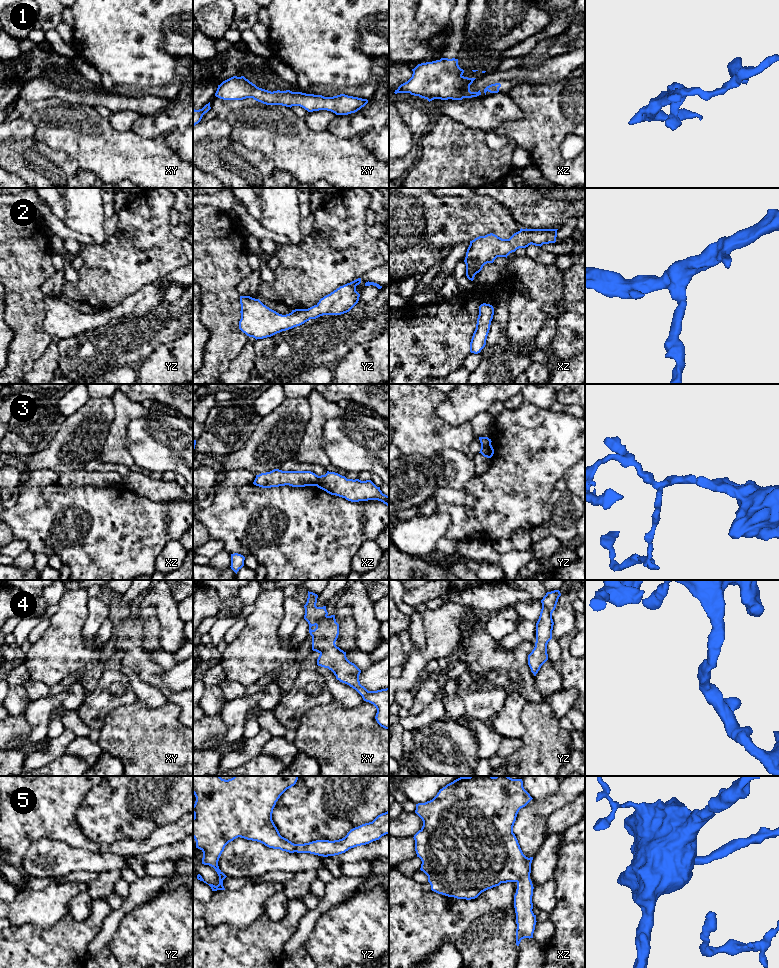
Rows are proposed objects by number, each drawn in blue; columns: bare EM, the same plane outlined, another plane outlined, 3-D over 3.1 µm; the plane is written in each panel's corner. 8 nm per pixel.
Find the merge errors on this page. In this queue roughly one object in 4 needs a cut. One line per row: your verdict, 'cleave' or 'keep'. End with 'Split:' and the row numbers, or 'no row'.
1: keep
2: keep
3: cleave
4: keep
5: keep
Split: 3

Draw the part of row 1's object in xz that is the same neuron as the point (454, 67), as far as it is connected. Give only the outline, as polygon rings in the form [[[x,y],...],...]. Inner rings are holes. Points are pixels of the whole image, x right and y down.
[[[441,58],[440,60],[418,64],[412,69],[412,77],[401,84],[395,94],[410,93],[427,99],[462,100],[481,95],[471,92],[470,85],[476,78],[464,77],[464,70],[458,65],[458,59]]]

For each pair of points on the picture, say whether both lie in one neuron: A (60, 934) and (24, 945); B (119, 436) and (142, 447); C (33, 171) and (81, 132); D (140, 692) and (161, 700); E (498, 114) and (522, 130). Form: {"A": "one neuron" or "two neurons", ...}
{"A": "one neuron", "B": "two neurons", "C": "two neurons", "D": "one neuron", "E": "two neurons"}

